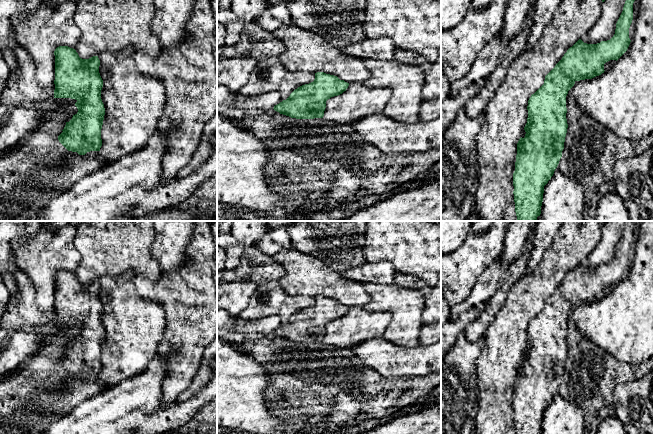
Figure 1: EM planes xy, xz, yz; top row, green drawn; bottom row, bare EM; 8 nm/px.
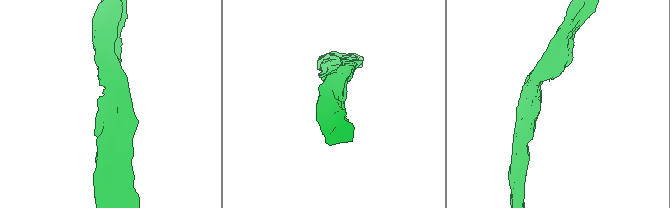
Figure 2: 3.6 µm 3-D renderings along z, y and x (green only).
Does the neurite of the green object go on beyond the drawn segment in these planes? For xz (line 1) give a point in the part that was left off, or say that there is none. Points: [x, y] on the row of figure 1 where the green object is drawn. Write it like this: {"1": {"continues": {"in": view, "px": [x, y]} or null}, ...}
{"1": {"continues": null}}

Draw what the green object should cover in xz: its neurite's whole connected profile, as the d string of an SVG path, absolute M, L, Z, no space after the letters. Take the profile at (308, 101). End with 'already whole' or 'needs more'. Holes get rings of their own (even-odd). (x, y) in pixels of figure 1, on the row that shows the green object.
M317 72L313 82L295 89L286 100L275 105L273 109L296 119L323 118L326 101L342 94L348 86L349 83L337 76Z | already whole

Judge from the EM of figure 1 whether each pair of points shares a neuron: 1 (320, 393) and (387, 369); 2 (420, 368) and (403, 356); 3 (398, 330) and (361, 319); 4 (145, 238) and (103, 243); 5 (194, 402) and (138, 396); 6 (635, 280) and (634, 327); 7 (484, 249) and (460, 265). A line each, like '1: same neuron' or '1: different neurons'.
1: different neurons
2: same neuron
3: different neurons
4: same neuron
5: same neuron
6: same neuron
7: same neuron

